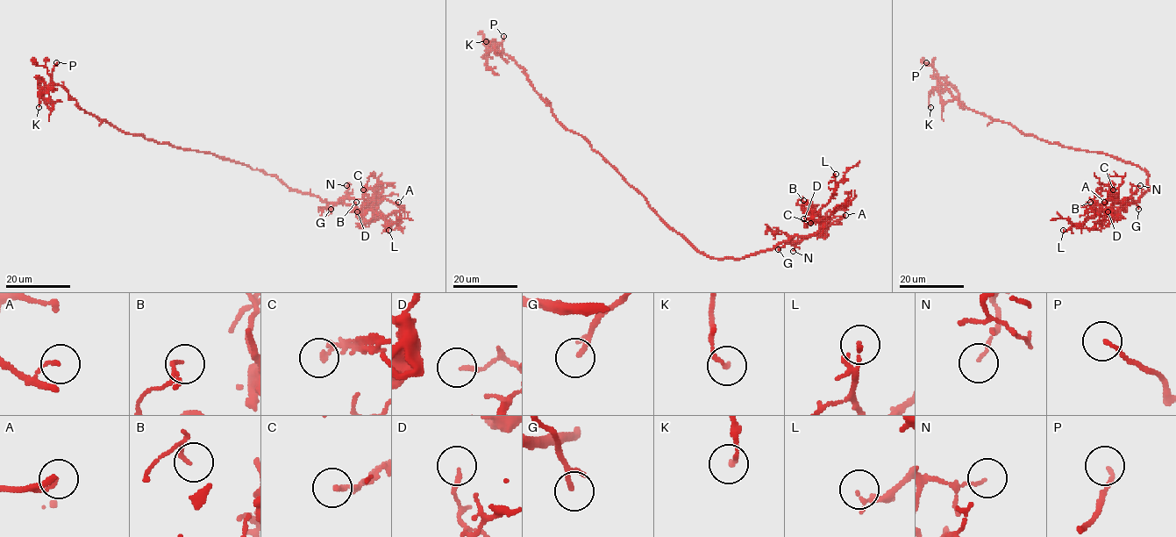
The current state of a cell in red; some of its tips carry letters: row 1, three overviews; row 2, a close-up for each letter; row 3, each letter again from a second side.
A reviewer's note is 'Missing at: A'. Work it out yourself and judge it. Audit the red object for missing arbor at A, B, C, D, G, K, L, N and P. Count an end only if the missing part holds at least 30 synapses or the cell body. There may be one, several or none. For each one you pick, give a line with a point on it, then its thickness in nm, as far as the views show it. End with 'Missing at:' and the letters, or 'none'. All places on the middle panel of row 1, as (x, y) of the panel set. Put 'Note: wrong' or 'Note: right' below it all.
A: place (845, 215); calibre 120 nm
Missing at: A
Note: right

